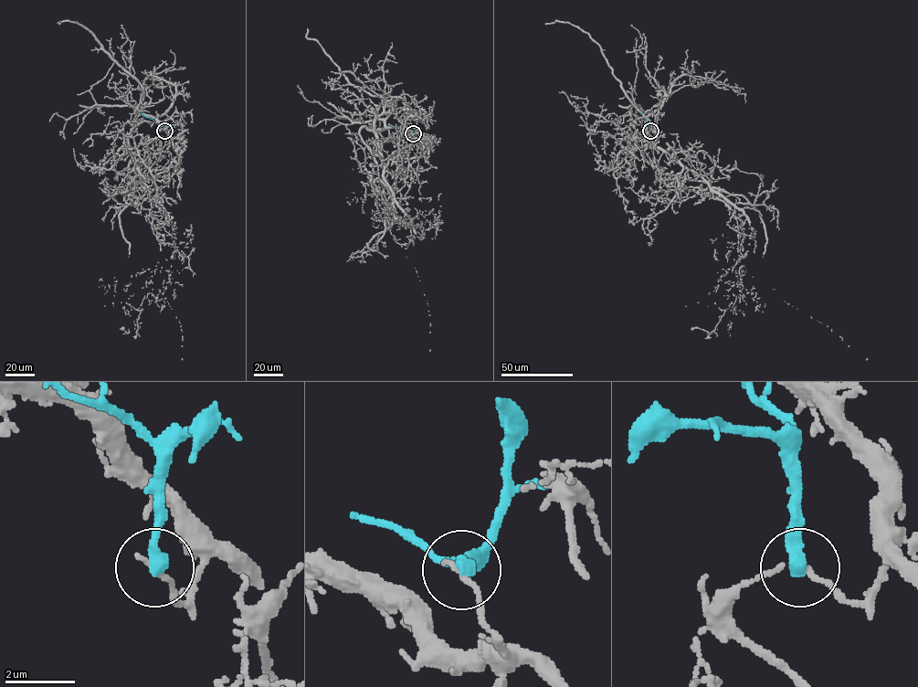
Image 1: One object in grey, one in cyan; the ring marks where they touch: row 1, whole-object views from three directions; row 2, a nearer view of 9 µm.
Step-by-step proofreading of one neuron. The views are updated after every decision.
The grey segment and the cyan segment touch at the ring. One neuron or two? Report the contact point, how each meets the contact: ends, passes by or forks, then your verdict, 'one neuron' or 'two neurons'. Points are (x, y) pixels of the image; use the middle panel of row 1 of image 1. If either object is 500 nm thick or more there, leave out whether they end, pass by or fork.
place (413, 133); grey ends; cyan ends; two neurons

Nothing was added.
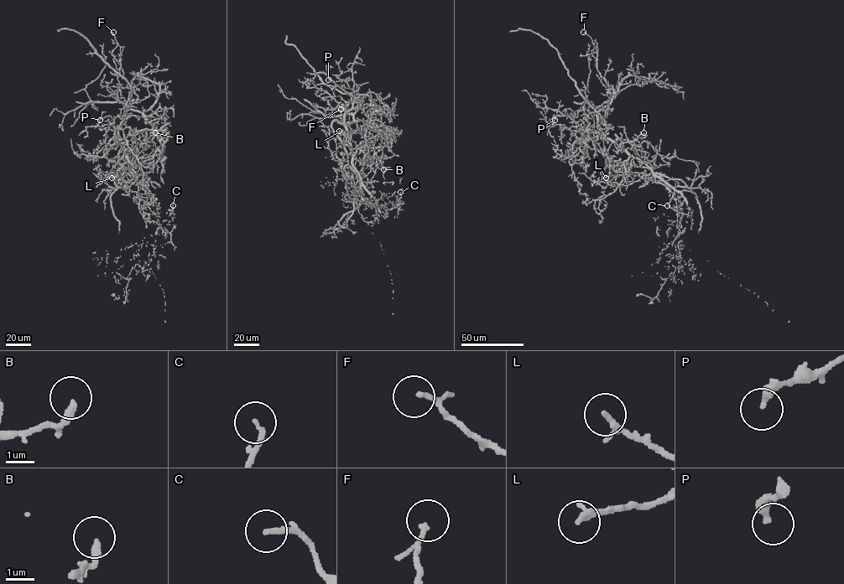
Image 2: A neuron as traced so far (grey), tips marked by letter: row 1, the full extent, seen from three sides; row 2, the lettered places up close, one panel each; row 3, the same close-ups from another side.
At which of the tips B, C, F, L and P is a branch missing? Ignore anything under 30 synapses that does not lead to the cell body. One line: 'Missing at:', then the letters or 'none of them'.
Missing at: none of them

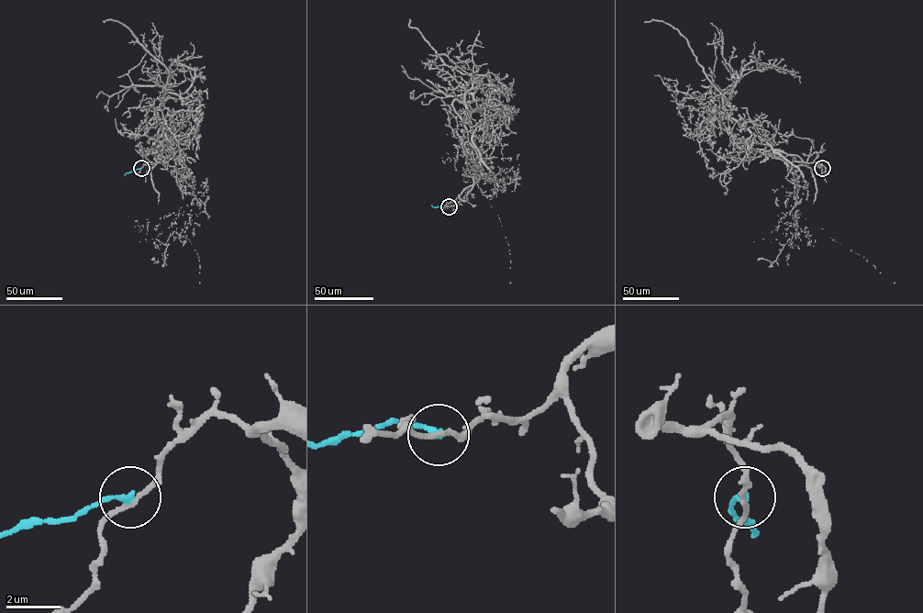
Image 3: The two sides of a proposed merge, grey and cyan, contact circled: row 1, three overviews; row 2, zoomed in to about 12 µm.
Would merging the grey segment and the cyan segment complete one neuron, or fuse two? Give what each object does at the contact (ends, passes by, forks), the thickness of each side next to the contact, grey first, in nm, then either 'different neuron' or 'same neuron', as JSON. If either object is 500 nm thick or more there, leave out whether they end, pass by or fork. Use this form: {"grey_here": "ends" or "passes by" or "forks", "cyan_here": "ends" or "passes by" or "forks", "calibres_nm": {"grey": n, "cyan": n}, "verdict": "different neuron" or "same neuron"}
{"grey_here": "passes by", "cyan_here": "ends", "calibres_nm": {"grey": 170, "cyan": 260}, "verdict": "different neuron"}

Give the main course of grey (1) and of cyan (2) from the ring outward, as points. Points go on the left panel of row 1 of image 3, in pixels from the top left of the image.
1: (141, 168), (164, 161), (172, 172), (186, 171), (201, 204), (180, 239), (182, 228), (197, 254), (200, 284)
2: (141, 168), (125, 175)

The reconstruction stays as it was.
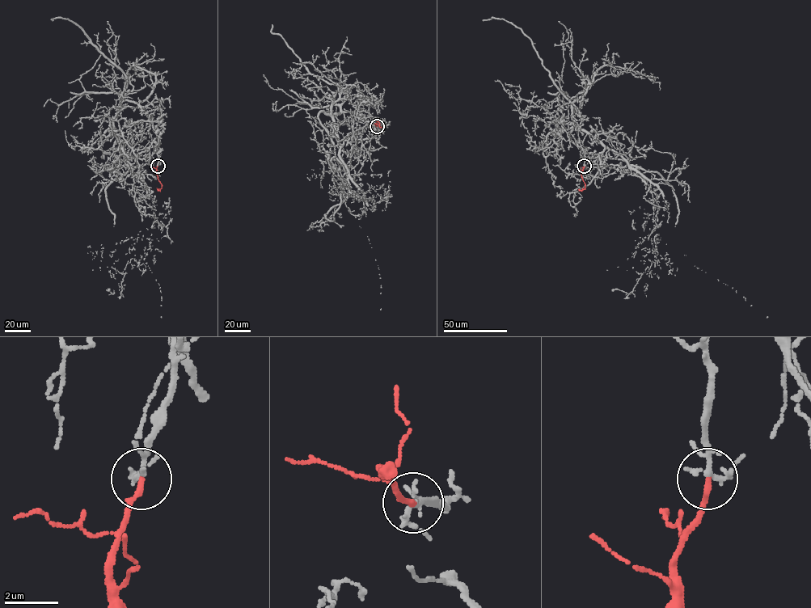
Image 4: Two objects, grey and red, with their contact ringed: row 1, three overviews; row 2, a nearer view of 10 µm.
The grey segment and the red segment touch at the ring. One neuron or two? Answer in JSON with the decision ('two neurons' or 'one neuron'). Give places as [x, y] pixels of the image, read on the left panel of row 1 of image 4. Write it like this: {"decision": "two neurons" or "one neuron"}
{"decision": "one neuron"}

